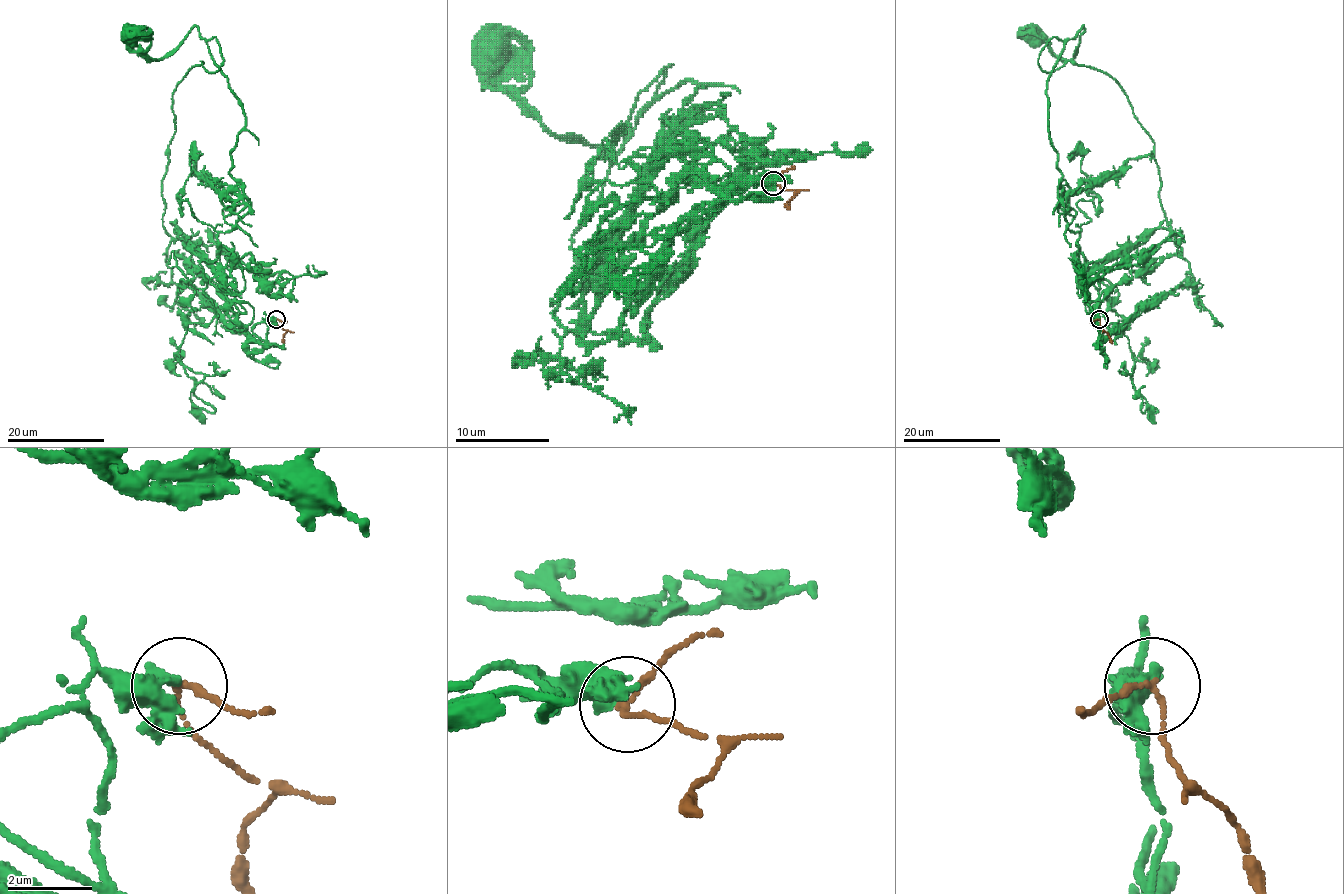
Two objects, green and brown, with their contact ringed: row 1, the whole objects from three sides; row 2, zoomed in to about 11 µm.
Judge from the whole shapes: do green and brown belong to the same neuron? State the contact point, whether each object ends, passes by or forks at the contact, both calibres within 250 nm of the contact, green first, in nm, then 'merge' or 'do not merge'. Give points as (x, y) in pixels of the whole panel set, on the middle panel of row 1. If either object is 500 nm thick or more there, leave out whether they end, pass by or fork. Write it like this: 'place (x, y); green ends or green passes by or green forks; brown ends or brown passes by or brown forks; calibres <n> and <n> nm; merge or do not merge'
place (773, 183); green passes by; brown passes by; calibres 320 and 130 nm; do not merge

